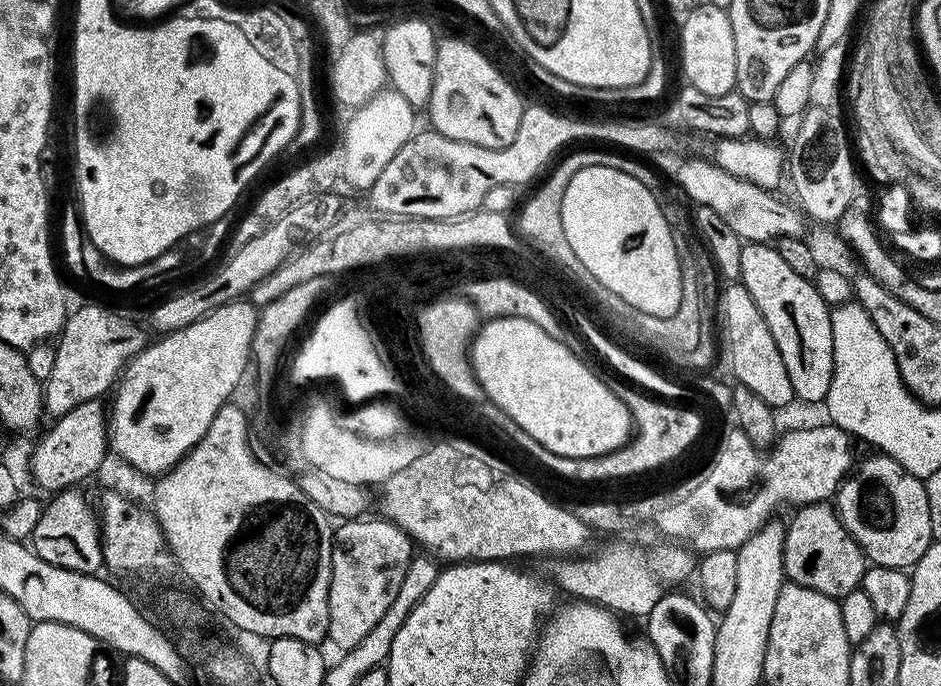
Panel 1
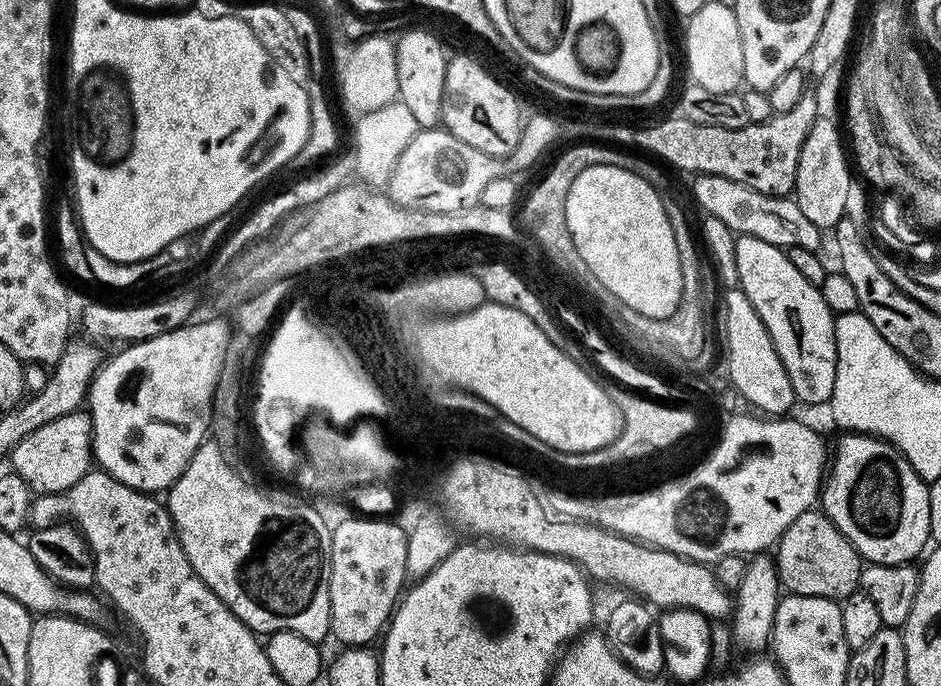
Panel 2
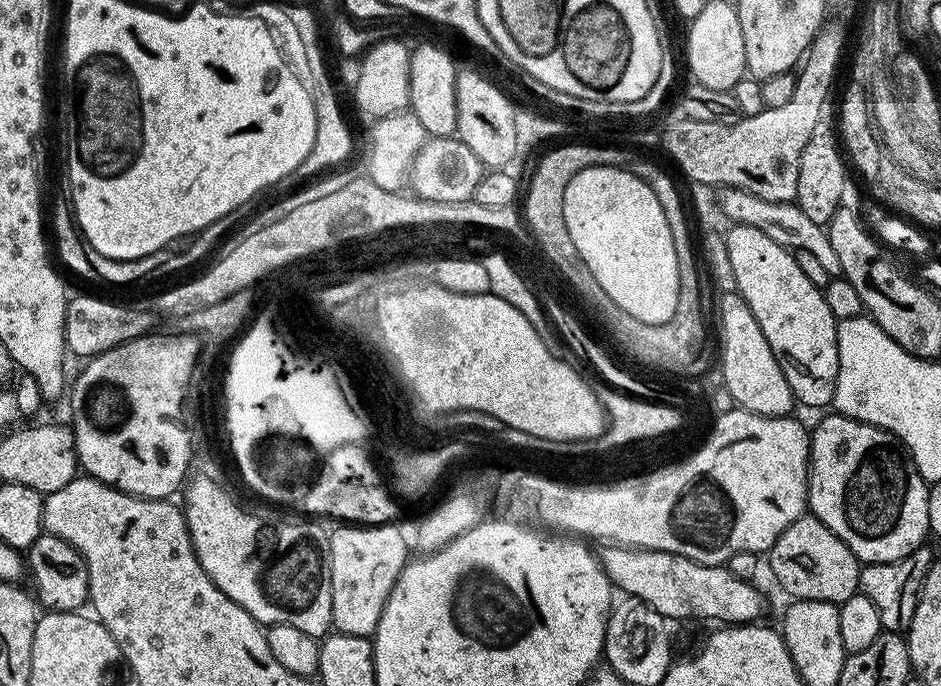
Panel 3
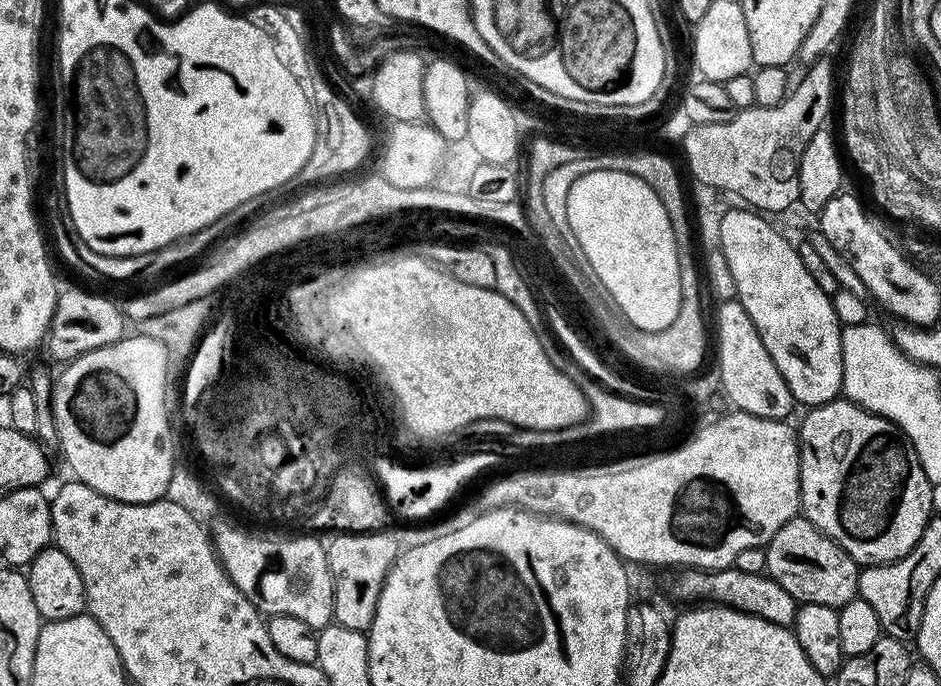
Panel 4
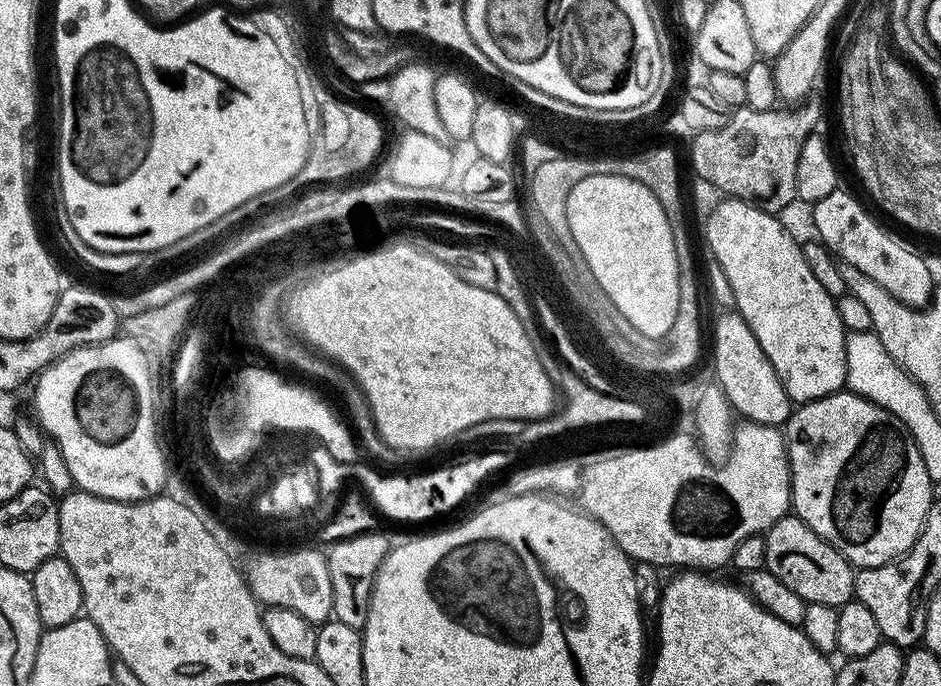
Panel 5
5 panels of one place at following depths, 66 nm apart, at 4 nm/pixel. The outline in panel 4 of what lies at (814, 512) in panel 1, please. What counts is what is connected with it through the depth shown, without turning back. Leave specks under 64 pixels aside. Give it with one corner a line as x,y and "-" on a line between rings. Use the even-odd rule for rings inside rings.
798,514
766,546
766,572
786,594
790,594
800,604
830,606
839,610
846,602
857,599
860,587
861,565
857,564
838,542
834,542
818,526
811,524

